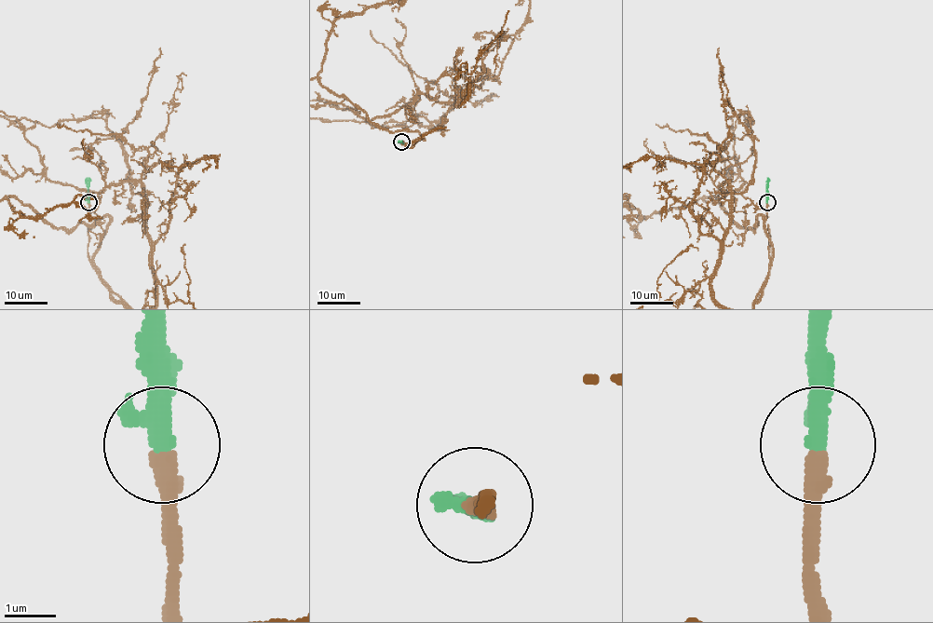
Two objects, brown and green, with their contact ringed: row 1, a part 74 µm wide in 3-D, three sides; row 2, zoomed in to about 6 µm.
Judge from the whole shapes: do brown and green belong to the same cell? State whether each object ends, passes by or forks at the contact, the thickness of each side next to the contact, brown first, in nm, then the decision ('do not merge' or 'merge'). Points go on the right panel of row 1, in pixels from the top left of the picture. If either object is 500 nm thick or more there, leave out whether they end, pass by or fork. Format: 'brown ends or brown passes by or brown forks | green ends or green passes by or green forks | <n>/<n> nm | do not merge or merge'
brown ends | green ends | 380/440 nm | merge

